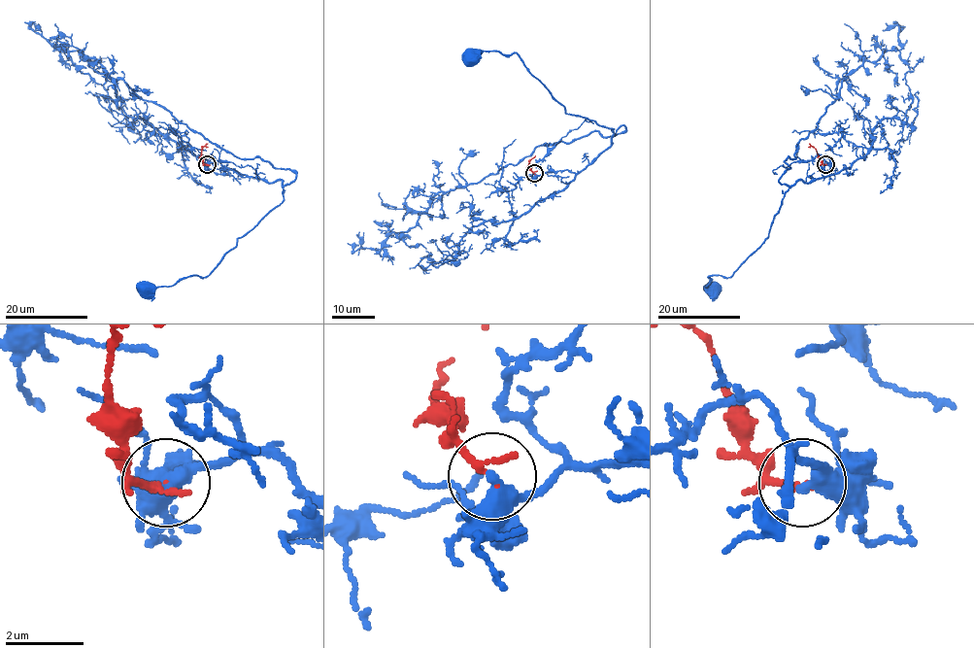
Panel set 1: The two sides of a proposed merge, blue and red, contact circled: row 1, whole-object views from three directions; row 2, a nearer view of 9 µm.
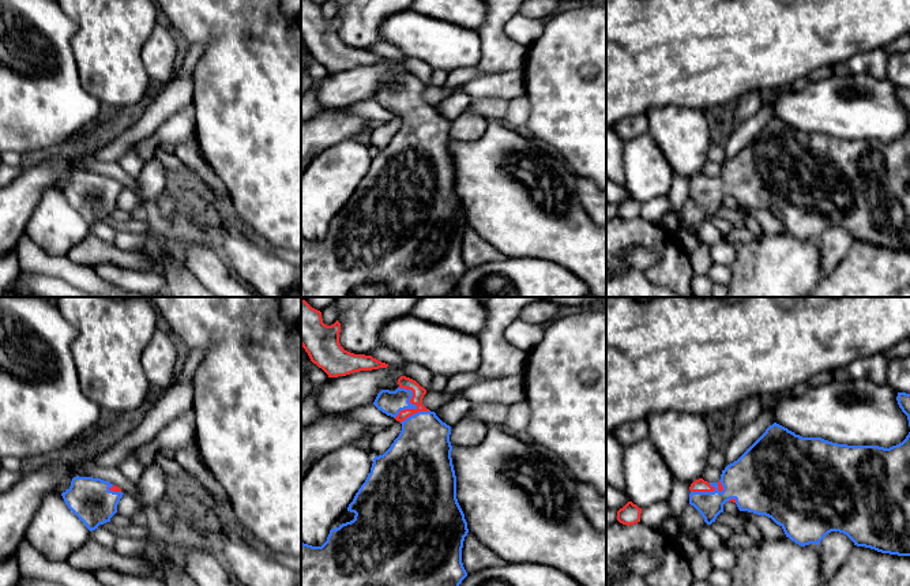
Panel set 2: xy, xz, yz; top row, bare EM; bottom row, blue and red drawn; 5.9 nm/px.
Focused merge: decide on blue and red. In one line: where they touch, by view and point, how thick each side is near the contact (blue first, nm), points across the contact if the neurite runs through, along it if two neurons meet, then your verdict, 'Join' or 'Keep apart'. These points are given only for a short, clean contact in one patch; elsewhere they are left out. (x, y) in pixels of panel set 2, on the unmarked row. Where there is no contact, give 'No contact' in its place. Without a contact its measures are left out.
Touches blue at xz (414, 102). Thickness 140 nm (blue) against 70 nm. Join

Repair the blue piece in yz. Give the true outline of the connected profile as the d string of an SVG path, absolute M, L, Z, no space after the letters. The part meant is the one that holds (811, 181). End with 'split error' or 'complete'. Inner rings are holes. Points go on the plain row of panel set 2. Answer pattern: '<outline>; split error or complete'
M774 117L737 155L722 165L718 177L699 173L691 179L689 185L689 199L702 209L707 219L723 207L726 196L733 196L740 206L771 213L783 223L786 232L801 241L819 240L828 228L839 226L857 241L910 251L910 127L902 138L884 143L802 132Z; split error

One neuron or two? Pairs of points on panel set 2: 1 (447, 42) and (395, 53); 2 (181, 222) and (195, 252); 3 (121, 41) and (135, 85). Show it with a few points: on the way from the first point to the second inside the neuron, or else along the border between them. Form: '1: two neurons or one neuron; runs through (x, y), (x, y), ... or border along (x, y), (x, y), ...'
1: two neurons; border along (383, 40), (393, 44), (405, 56)
2: two neurons; border along (217, 247), (190, 244), (184, 252), (183, 263)
3: one neuron; runs through (121, 52), (121, 71), (124, 74)

